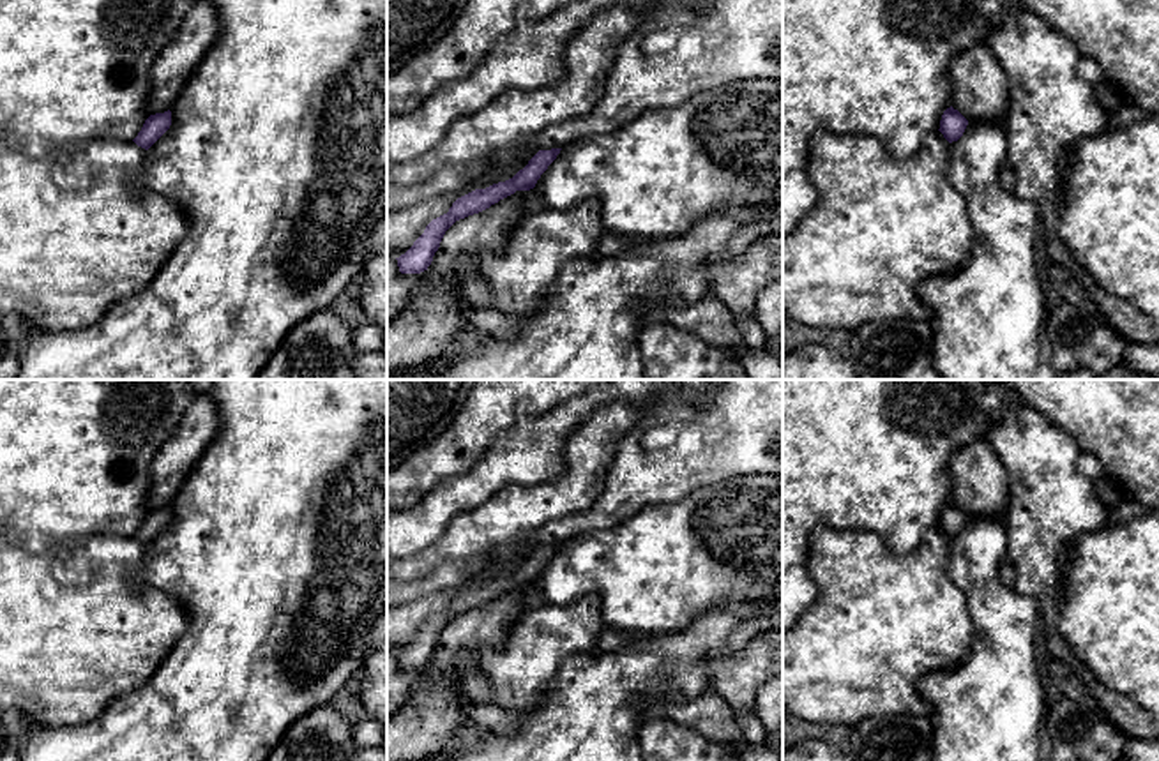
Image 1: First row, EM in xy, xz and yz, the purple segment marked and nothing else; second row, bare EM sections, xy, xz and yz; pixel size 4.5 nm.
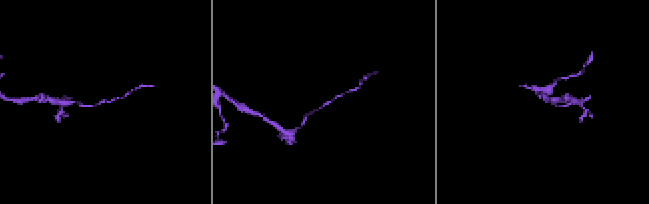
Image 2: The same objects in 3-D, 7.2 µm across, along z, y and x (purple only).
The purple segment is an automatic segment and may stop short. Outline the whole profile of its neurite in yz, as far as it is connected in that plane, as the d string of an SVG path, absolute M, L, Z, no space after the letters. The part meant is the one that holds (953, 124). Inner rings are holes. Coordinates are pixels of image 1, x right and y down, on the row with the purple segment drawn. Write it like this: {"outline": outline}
{"outline": "M951 106L943 111L938 131L943 134L943 138L949 143L952 143L963 136L966 125L968 125L968 120Z"}

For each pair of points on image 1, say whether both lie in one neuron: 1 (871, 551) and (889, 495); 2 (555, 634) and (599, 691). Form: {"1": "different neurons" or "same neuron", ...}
{"1": "different neurons", "2": "different neurons"}

